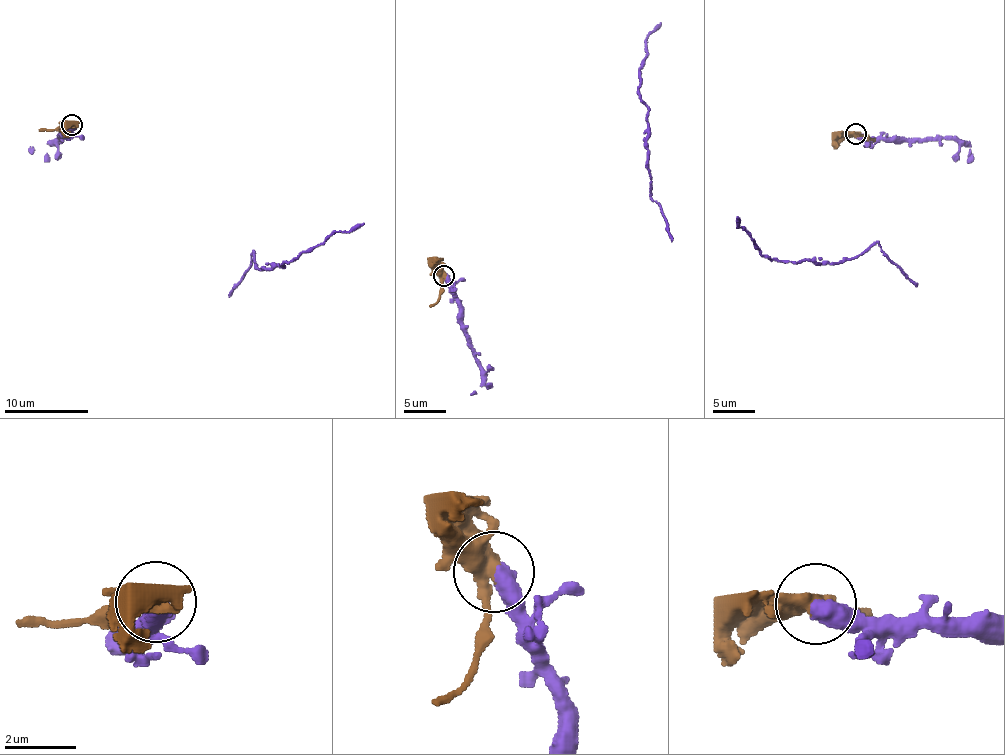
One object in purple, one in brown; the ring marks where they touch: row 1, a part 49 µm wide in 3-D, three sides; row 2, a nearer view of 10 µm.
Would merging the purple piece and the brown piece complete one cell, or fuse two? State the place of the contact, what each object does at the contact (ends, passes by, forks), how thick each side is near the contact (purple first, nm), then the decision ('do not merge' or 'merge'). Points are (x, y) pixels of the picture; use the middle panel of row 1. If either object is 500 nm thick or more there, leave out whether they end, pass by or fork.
at (444, 275); 500 nm thick on the purple side, 360 nm on the other; do not merge

